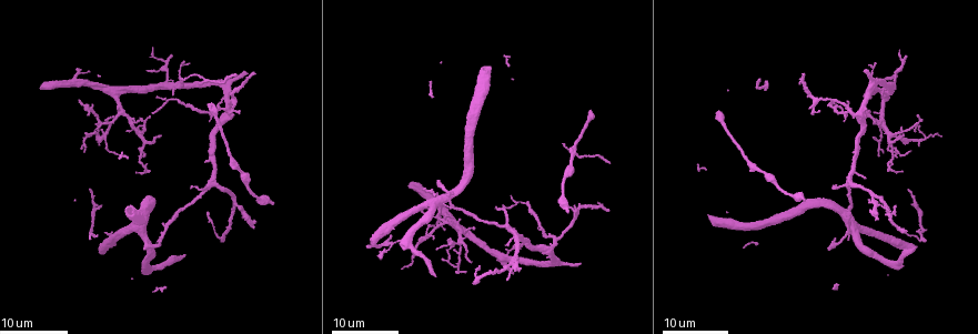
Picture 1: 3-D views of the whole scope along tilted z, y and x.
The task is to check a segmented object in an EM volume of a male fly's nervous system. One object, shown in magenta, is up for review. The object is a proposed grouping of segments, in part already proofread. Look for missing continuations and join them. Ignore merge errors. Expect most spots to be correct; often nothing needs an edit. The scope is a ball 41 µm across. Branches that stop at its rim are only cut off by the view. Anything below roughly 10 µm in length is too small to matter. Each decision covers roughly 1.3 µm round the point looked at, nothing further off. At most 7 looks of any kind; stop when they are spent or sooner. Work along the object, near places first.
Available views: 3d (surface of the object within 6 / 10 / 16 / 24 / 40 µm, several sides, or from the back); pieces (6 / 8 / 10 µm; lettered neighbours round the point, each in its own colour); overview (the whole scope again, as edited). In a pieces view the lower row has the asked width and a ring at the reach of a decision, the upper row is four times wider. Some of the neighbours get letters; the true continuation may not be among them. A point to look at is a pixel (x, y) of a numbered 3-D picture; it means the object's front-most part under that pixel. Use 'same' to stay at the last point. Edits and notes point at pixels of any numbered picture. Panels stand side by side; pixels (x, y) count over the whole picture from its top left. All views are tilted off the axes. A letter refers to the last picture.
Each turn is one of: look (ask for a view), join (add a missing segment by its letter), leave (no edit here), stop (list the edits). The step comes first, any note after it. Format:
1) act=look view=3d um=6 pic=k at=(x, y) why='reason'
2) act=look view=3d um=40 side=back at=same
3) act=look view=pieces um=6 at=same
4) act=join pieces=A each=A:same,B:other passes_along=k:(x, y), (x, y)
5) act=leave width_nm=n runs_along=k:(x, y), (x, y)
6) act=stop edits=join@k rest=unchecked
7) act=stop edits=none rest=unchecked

act=look view=3d um=16 pic=1 at=(153, 113) why='tapers out'

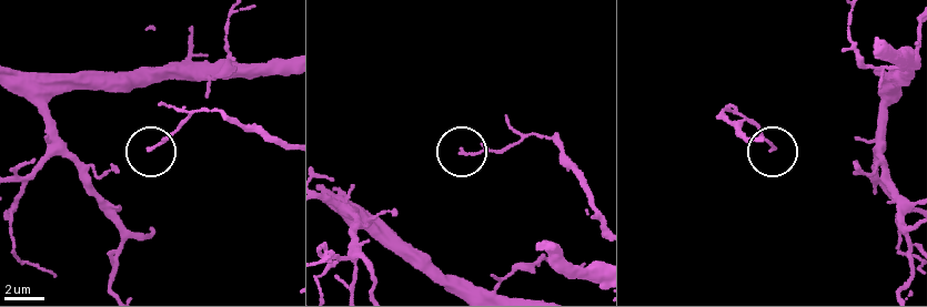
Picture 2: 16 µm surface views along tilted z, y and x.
act=look view=pieces um=8 pic=2 at=(771, 152)

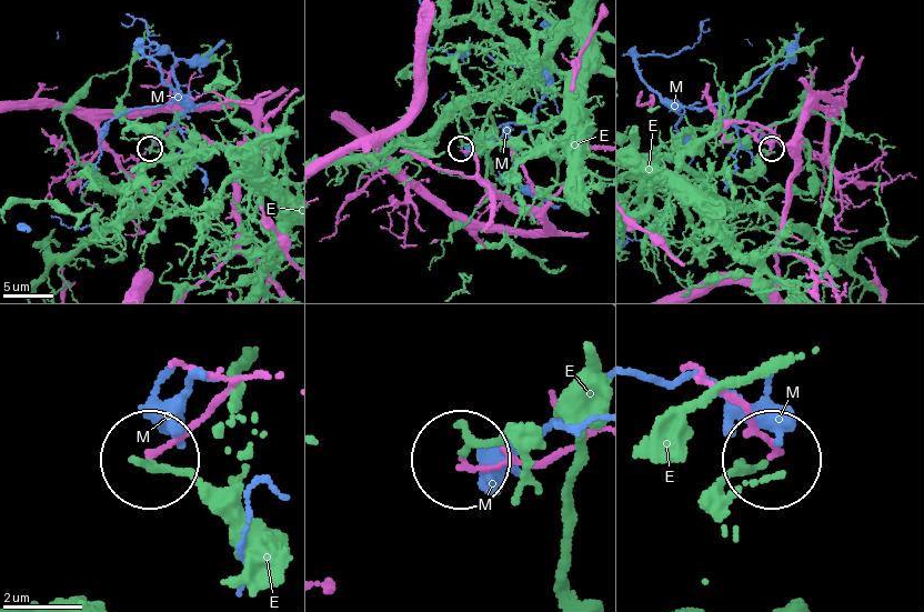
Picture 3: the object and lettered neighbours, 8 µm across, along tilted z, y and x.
act=leave each=E:other,M:other runs_along=3:(705, 383), (754, 418), (774, 450) found='none of them fits'

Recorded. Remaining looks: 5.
act=look view=3d um=24 pic=1 at=(468, 260) why='tapers out'

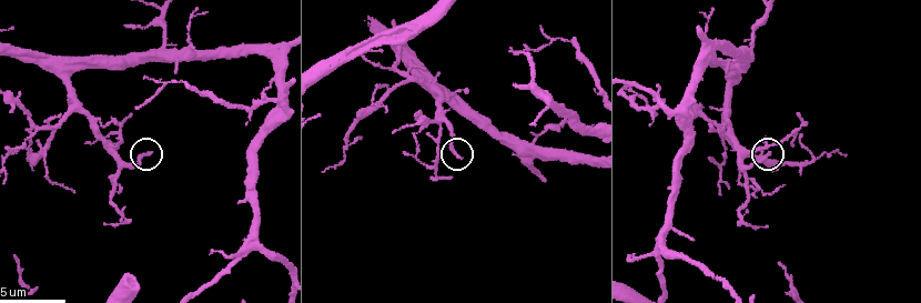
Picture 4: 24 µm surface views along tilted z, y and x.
act=look view=pieces um=8 pic=4 at=(459, 155) why='what lies round it'

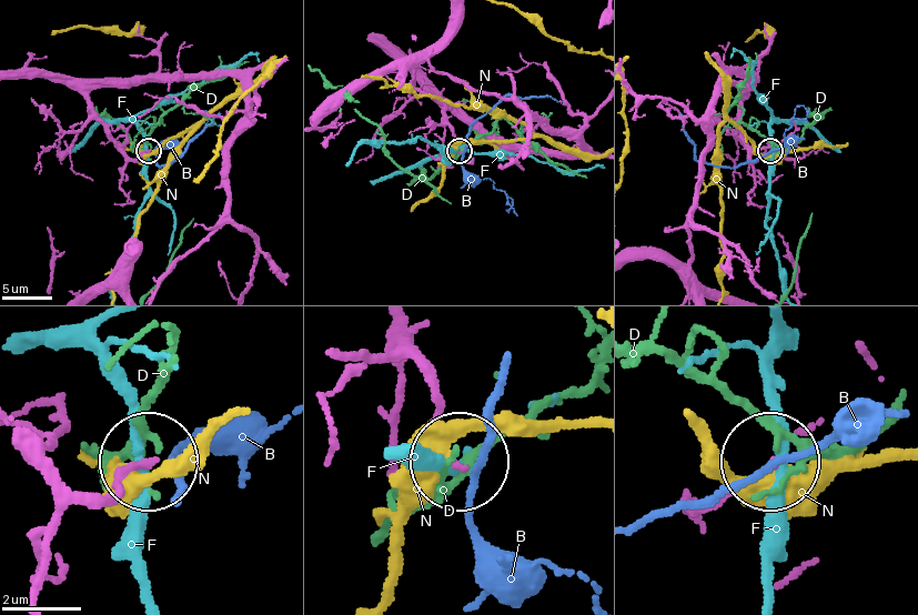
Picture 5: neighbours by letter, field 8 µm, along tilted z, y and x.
act=leave each=B:other,D:other,F:other,N:other found='no lettered segment goes on from it'

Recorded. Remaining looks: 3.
act=look view=3d um=6 pic=4 at=(16, 256) why='tapers out'

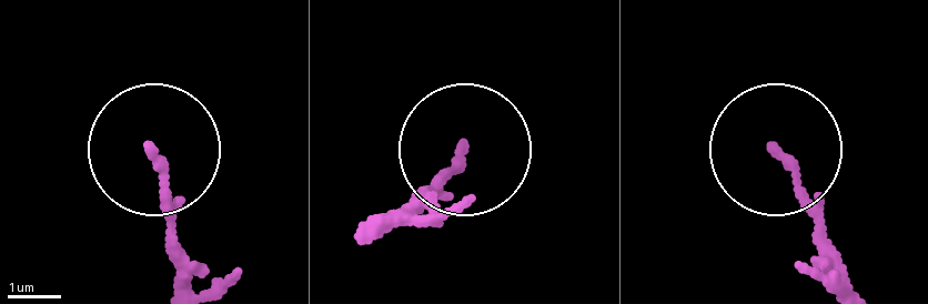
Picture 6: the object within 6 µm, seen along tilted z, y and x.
act=look view=pieces um=10 pic=6 at=(148, 151)

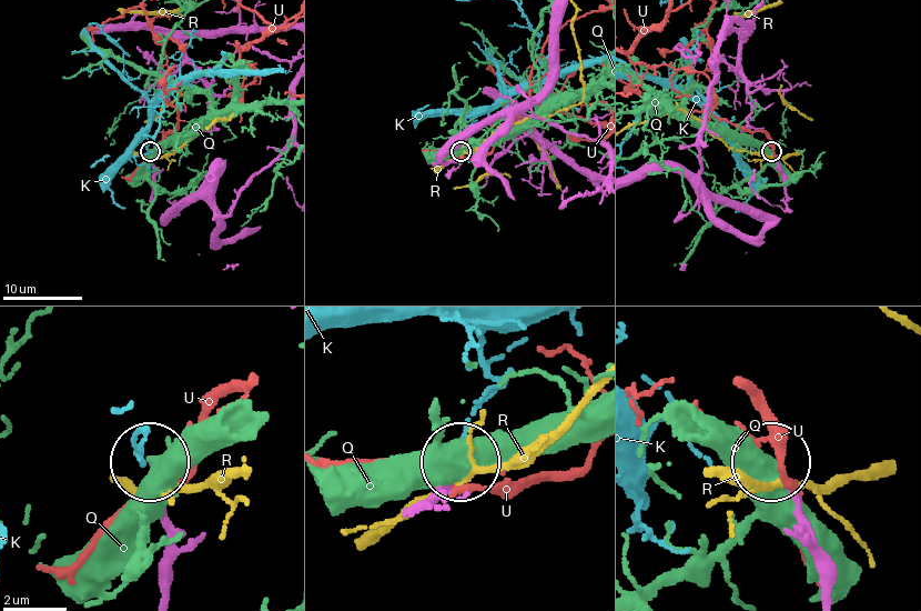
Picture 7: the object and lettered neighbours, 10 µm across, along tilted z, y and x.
act=leave width_nm=150 each=K:other,Q:other,R:other,U:other found='no lettered segment goes on from it'

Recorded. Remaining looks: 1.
act=stop edits=none rest=unchecked

